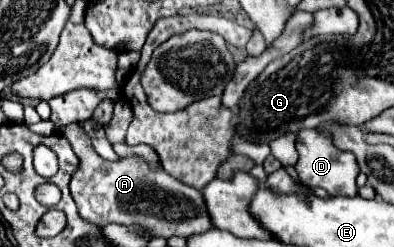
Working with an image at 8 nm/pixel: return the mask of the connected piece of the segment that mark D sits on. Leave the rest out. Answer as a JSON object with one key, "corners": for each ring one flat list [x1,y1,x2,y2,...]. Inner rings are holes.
{"corners":[[315,129,299,131,297,151,299,151,299,161,295,165,295,171,301,183,309,187,323,187,329,195,357,195,355,179,359,175,359,165,357,165,357,159,349,151,335,149,331,145,331,139,323,133,317,133]]}

